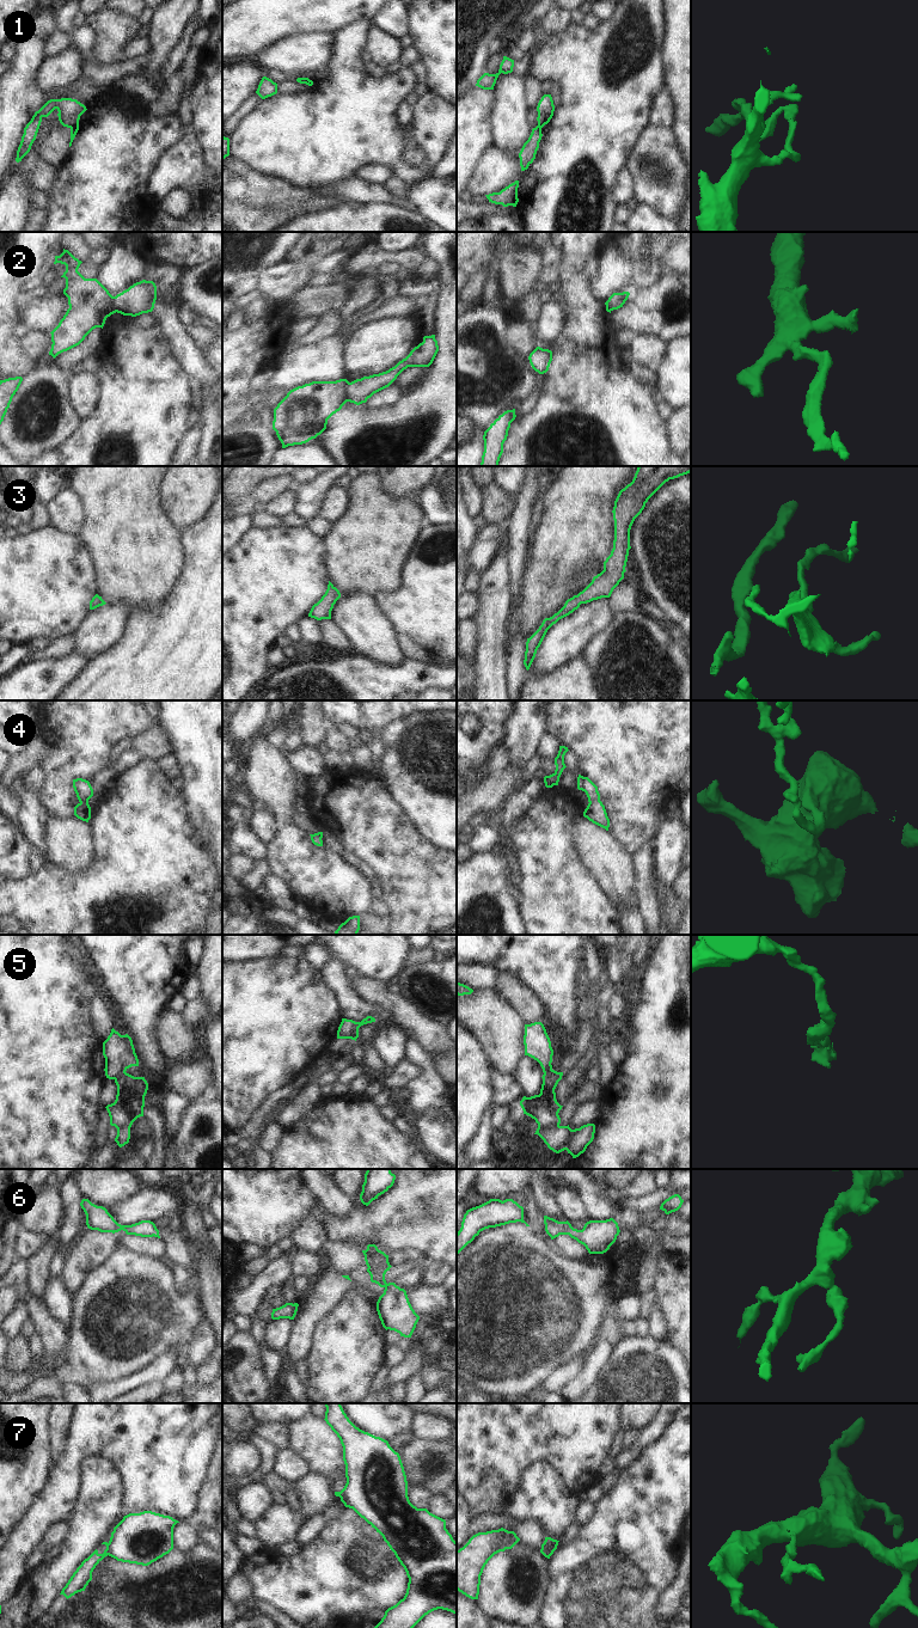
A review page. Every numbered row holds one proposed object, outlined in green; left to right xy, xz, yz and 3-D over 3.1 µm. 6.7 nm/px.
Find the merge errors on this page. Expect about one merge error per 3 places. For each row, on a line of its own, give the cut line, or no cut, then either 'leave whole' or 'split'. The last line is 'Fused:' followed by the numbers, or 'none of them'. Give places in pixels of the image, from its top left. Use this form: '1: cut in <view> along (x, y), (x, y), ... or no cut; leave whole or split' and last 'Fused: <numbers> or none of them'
1: cut in xy along (78, 127), (71, 128); split
2: cut in xz along (349, 383), (348, 401); split
3: no cut; leave whole
4: no cut; leave whole
5: cut in xz along (357, 1022), (352, 1030), (350, 1038); split
6: no cut; leave whole
7: cut in xy along (109, 1543), (106, 1554); split
Fused: 1, 2, 5, 7

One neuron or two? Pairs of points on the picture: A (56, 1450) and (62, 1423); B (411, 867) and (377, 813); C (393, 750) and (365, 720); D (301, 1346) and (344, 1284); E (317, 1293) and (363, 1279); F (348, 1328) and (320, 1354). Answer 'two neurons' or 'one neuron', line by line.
A: one neuron
B: one neuron
C: two neurons
D: one neuron
E: two neurons
F: one neuron

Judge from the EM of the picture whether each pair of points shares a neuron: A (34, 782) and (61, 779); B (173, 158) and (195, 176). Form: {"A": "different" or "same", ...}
{"A": "different", "B": "same"}

